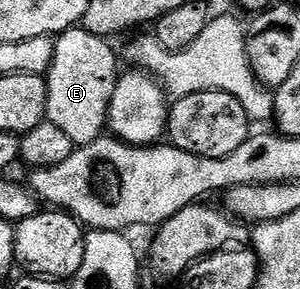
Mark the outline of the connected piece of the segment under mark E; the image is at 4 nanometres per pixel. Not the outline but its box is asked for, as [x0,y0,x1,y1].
[45,25,119,148]

